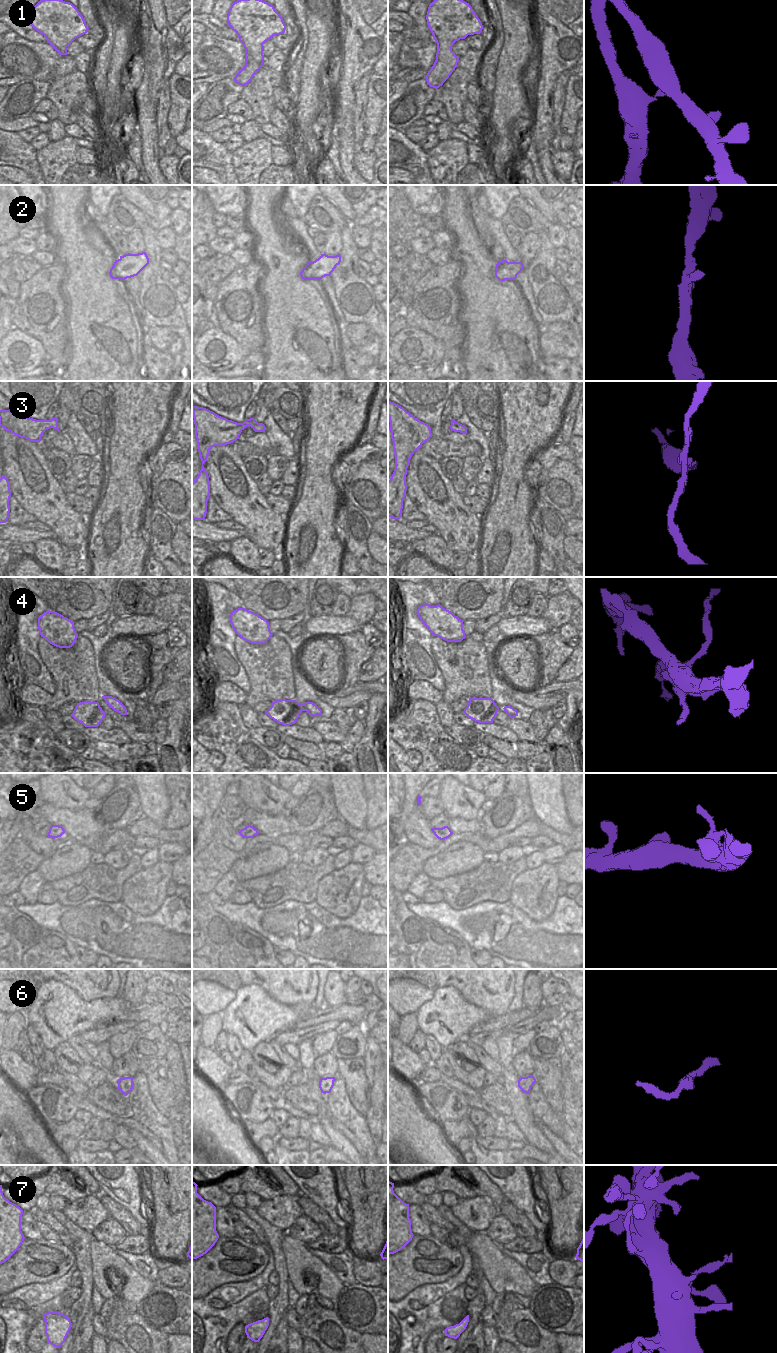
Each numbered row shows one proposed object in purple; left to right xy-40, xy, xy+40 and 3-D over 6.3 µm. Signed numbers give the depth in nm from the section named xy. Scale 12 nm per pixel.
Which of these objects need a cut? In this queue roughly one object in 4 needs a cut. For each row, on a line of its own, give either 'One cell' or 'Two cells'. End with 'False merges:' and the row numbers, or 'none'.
1: One cell
2: One cell
3: One cell
4: Two cells
5: One cell
6: One cell
7: One cell
False merges: 4.

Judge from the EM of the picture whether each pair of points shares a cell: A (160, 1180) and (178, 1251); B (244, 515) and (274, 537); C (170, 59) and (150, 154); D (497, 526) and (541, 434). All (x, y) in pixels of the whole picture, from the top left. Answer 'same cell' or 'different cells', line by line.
A: same cell
B: same cell
C: different cells
D: same cell

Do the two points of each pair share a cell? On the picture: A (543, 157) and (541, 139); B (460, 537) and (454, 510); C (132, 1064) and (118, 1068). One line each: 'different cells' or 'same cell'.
A: different cells
B: same cell
C: same cell

